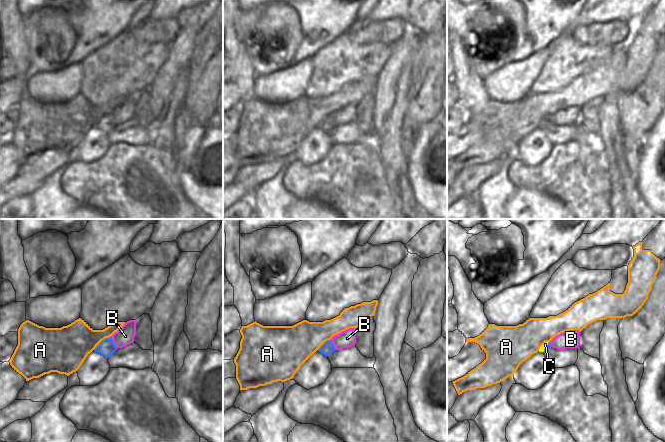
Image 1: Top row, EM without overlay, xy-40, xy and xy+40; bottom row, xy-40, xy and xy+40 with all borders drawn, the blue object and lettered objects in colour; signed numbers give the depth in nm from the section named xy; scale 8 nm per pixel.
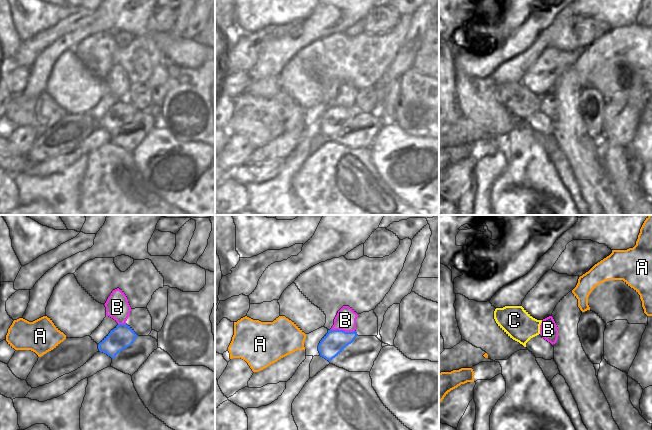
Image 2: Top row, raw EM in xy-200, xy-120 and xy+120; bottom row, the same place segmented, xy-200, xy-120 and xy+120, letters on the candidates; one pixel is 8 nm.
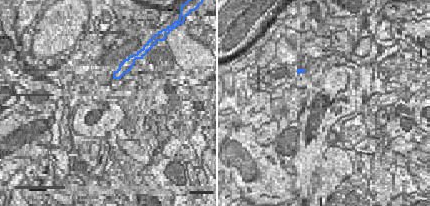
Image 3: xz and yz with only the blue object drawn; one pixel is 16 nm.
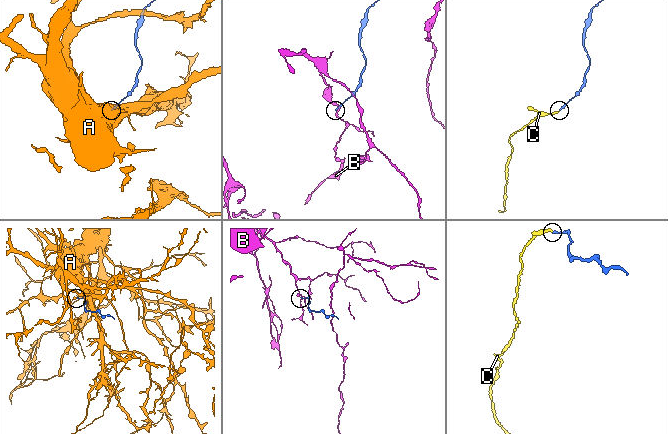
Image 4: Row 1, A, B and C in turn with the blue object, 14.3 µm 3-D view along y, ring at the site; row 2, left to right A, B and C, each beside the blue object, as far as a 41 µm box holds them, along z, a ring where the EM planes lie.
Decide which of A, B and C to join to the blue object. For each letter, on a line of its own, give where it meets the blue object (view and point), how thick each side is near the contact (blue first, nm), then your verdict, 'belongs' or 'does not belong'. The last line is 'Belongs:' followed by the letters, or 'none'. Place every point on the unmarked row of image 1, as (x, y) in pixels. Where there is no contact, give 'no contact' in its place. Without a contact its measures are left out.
A: contact xy-40 (102, 117); calibres 140 and 320 nm; does not belong
B: contact xy-40 (113, 118); calibres 140 and 140 nm; does not belong
C: contact xy+40 (547, 121); calibres 30 and 40 nm; belongs
Belongs: C

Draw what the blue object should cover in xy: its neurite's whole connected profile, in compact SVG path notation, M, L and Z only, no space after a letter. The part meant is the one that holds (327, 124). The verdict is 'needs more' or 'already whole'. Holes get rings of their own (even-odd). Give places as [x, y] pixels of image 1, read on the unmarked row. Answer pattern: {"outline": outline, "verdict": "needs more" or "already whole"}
{"outline": "M327 116L326 118L324 118L320 124L318 125L318 127L325 131L325 132L329 132L330 130L332 130L335 127L335 123L332 119L331 116Z", "verdict": "already whole"}

